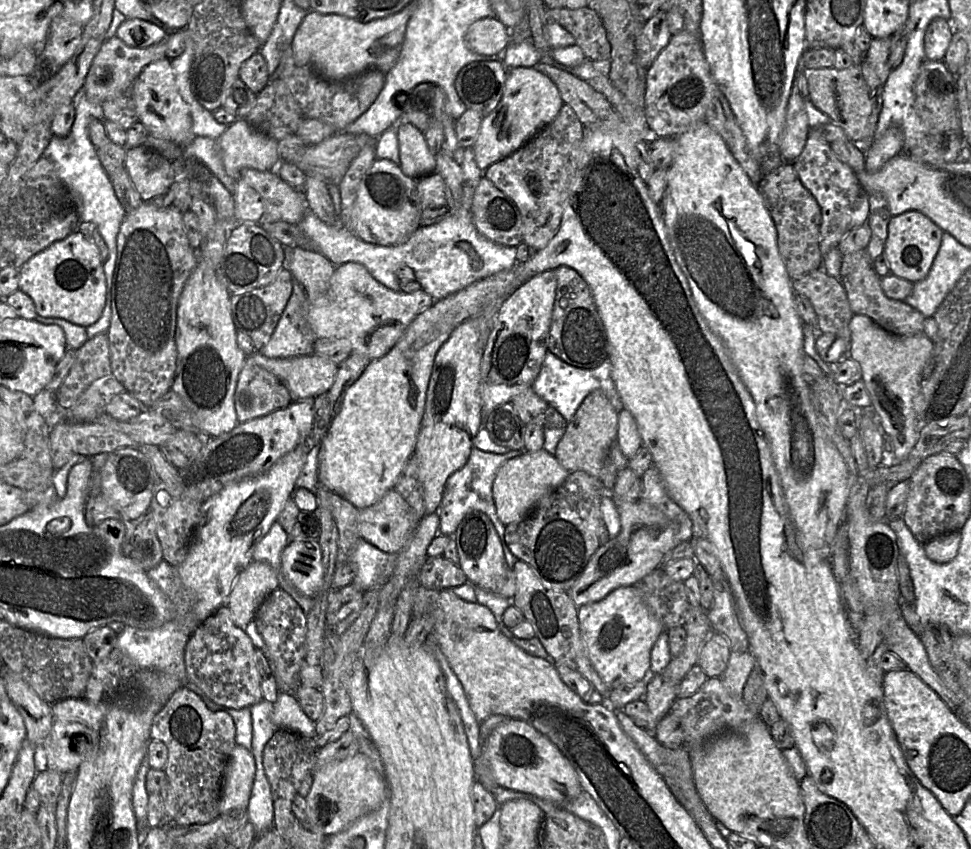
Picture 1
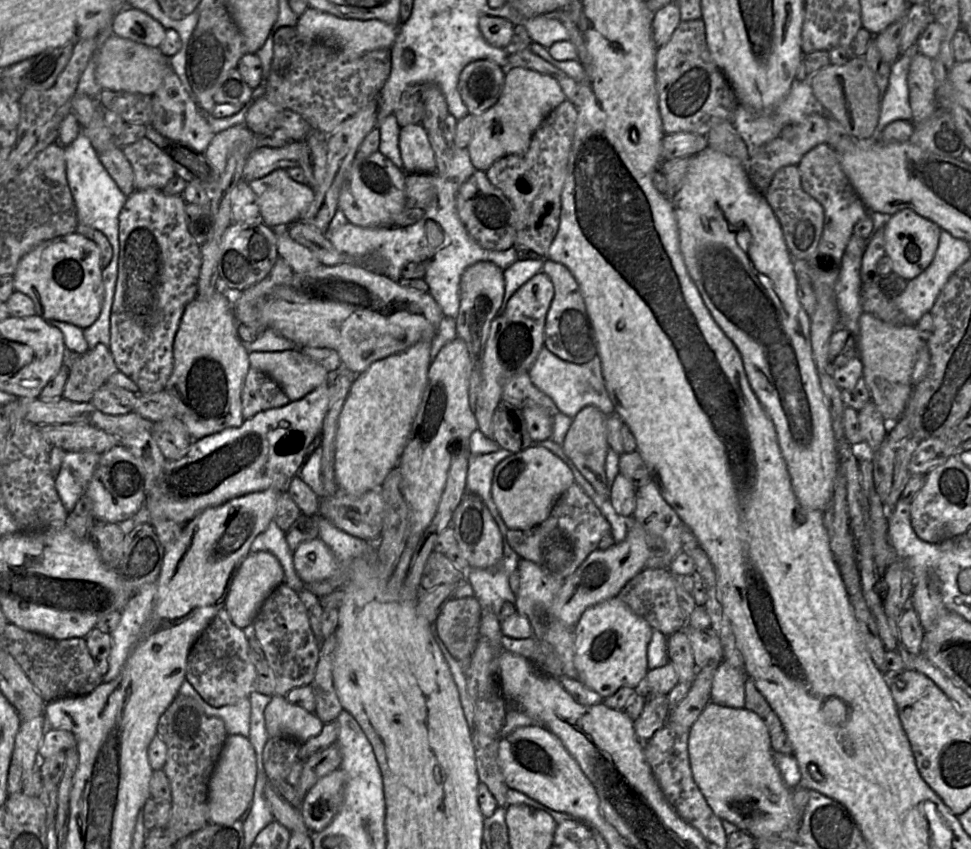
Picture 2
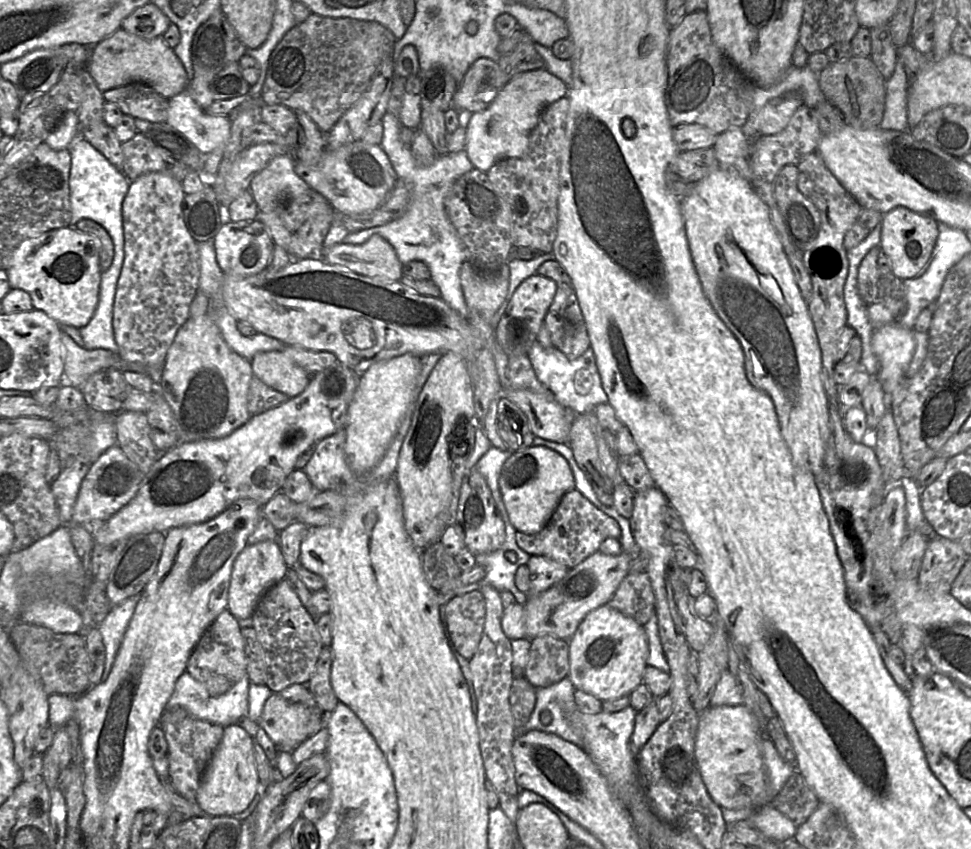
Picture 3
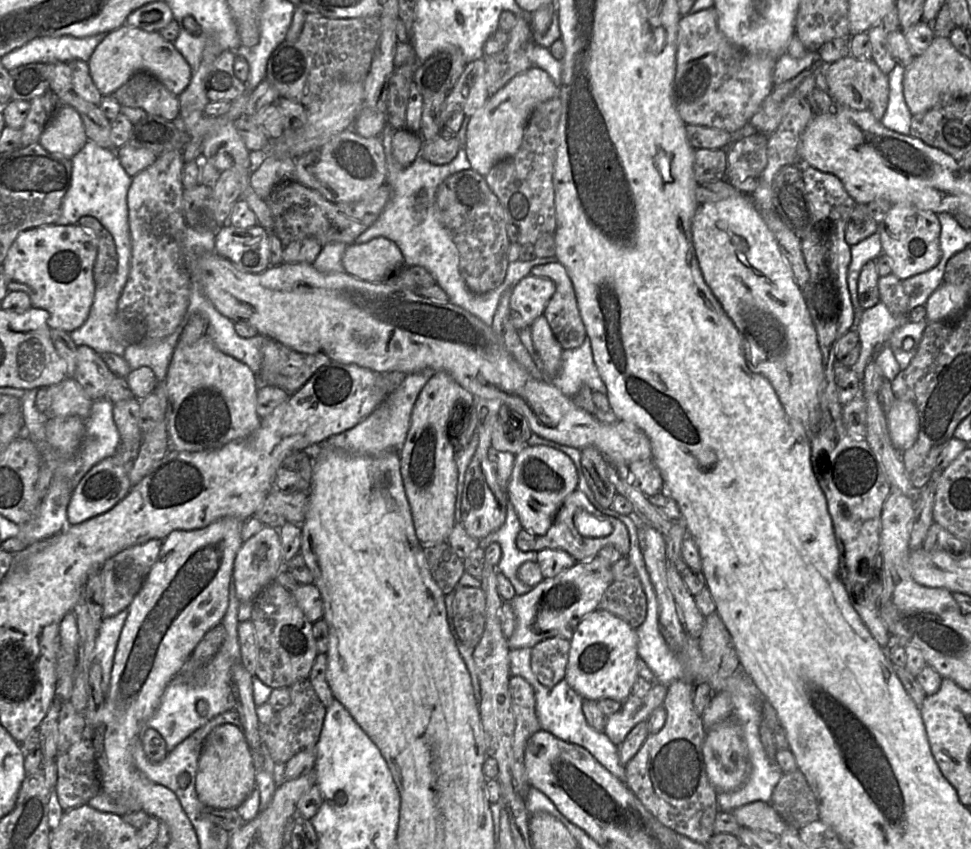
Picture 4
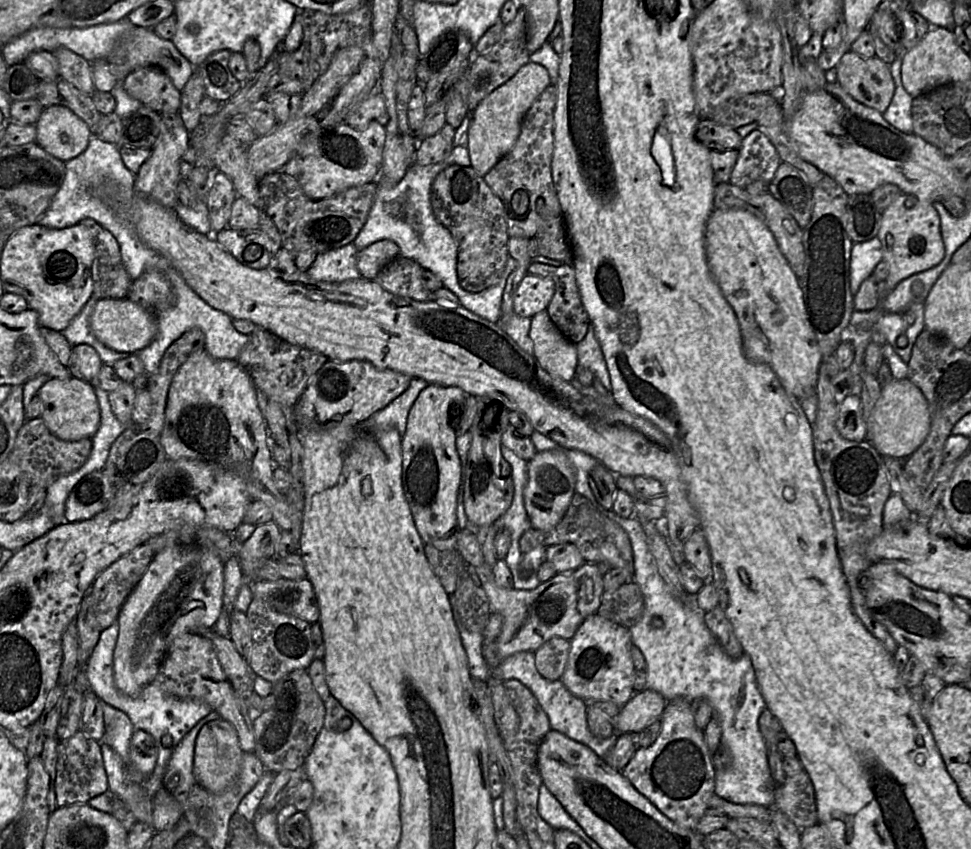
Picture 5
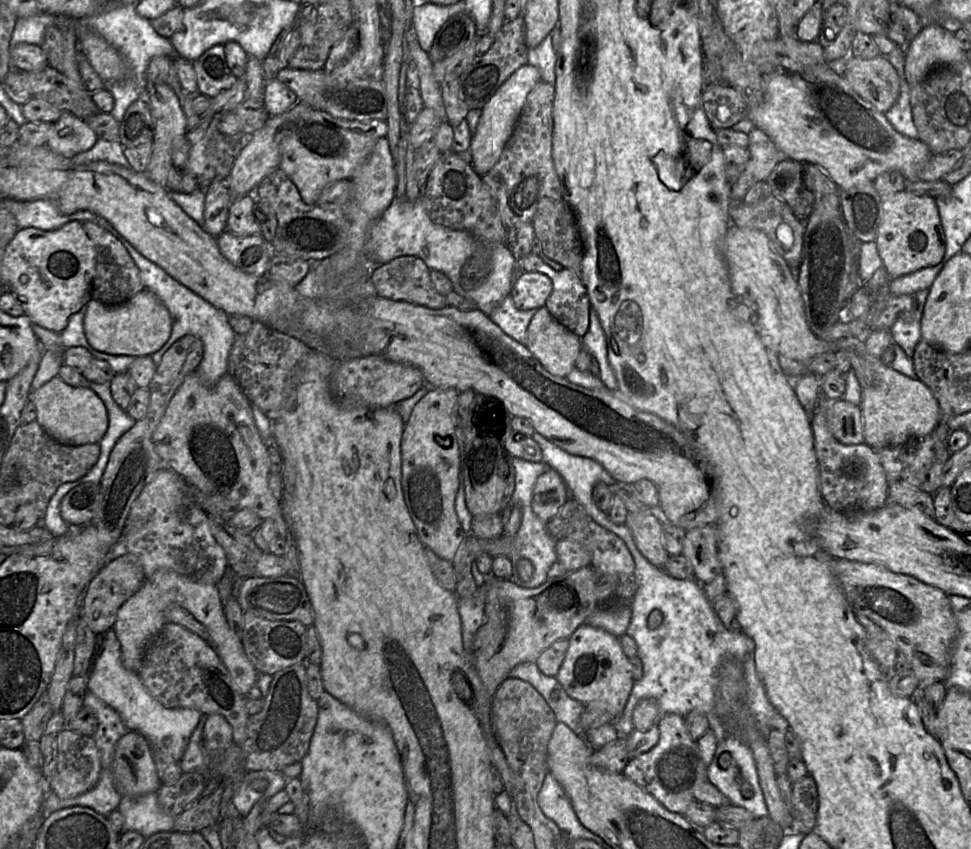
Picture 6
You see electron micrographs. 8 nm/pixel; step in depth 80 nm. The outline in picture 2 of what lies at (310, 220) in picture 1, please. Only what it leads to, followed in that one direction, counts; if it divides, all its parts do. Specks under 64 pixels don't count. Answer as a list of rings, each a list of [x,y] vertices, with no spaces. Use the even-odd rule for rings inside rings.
[[[467,148],[452,151],[450,165],[444,175],[434,173],[434,196],[423,217],[413,225],[405,227],[365,228],[347,223],[330,235],[324,233],[330,243],[342,253],[354,259],[362,259],[378,253],[389,262],[387,275],[399,282],[401,269],[410,262],[420,262],[425,266],[424,280],[429,286],[429,294],[440,305],[446,317],[456,320],[460,309],[460,281],[464,270],[477,262],[492,262],[506,270],[518,260],[513,246],[505,251],[482,248],[467,232],[457,211],[457,194],[460,186],[476,171]]]

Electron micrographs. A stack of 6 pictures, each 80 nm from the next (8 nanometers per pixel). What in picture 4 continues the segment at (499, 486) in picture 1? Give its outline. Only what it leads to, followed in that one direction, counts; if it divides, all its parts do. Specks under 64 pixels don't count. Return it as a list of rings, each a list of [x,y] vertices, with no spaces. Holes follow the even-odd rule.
[[[528,445],[515,457],[507,494],[522,528],[533,534],[544,535],[552,526],[563,501],[577,489],[577,485],[576,467],[567,454],[545,445]]]

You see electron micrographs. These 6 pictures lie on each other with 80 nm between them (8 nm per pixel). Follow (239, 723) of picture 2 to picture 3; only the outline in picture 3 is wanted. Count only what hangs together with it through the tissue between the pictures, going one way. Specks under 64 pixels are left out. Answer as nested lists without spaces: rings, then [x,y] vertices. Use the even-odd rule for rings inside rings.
[[[185,671],[176,681],[174,691],[167,702],[165,710],[183,708],[194,718],[228,727],[236,724],[242,718],[248,717],[250,683],[248,676],[246,676],[224,694],[211,697],[206,687]]]

